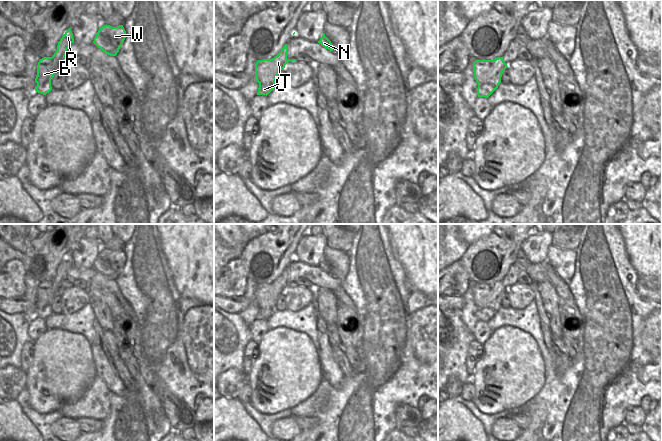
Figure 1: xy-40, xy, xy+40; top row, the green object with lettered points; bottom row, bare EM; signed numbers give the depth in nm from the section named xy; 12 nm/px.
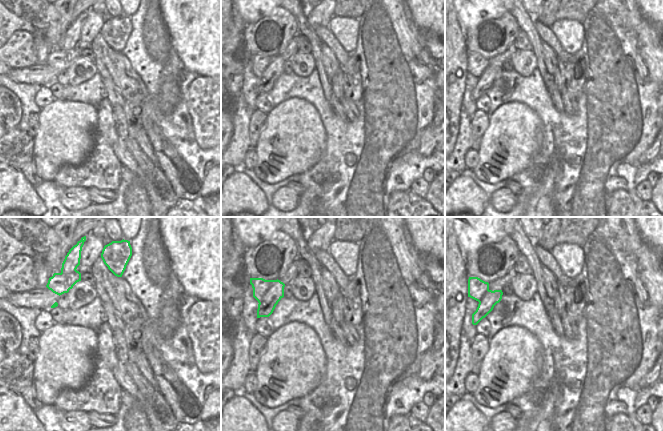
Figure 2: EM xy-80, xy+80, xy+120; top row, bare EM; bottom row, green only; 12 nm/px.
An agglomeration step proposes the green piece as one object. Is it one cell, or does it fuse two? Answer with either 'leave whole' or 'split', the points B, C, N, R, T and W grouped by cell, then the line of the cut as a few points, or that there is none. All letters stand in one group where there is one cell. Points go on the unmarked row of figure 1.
split; groups B N W / C R T; cut xy (271, 283), (268, 304), (265, 307), (259, 307)

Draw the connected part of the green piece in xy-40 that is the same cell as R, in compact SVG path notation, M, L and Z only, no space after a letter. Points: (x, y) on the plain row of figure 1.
M69 252L58 266L57 274L51 281L54 290L58 290L61 287L63 282L67 279L67 273L73 266L73 257L71 255L71 252Z

